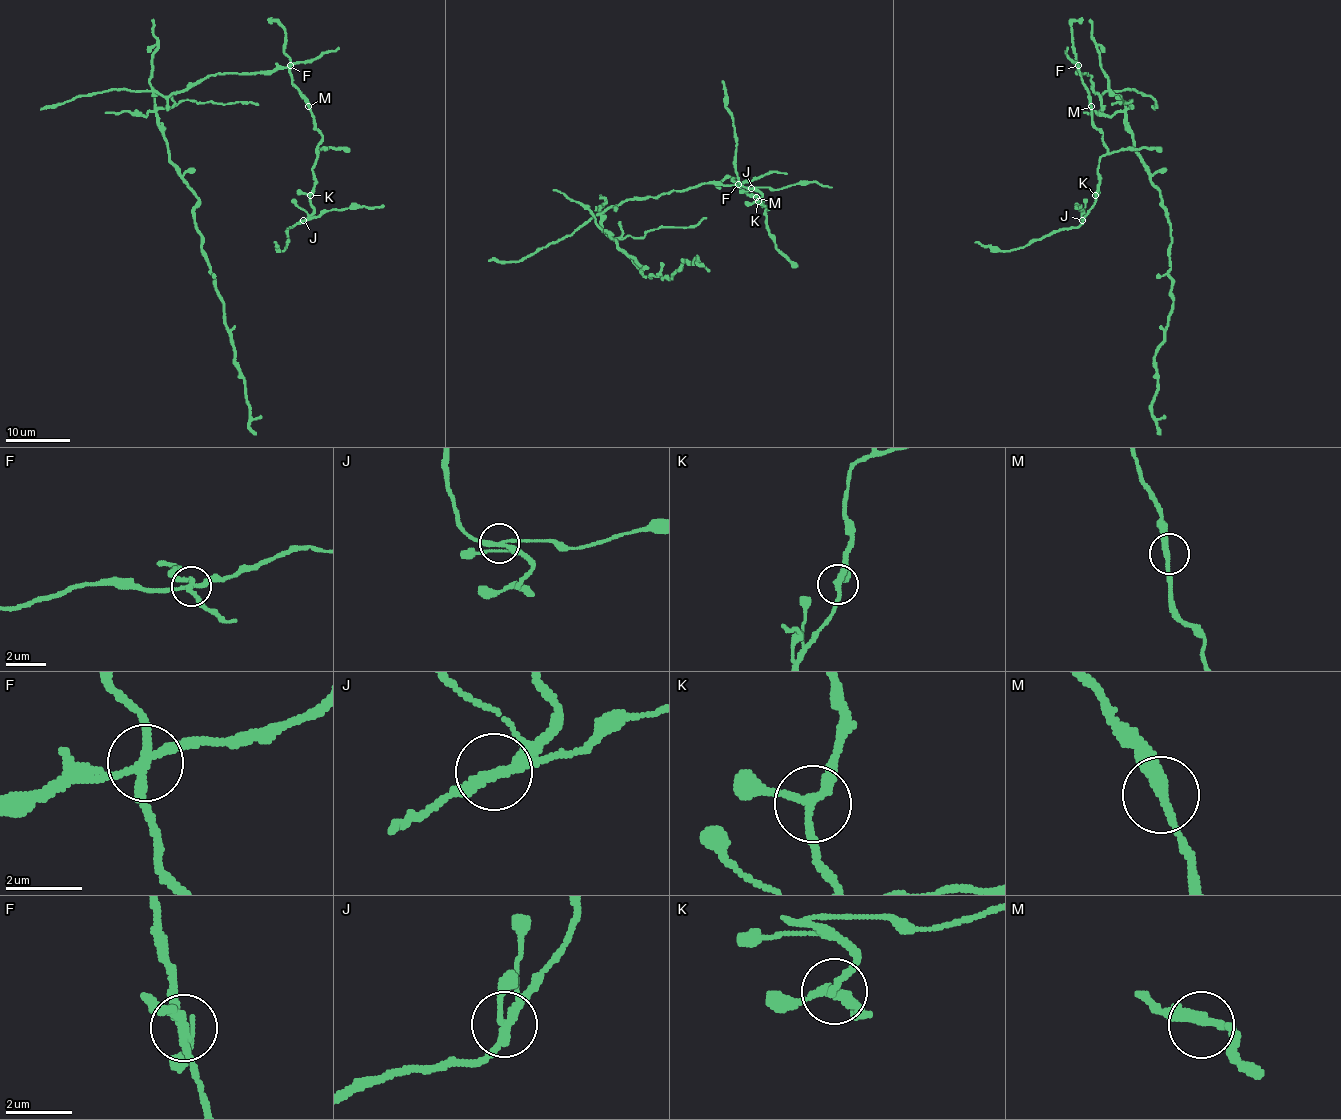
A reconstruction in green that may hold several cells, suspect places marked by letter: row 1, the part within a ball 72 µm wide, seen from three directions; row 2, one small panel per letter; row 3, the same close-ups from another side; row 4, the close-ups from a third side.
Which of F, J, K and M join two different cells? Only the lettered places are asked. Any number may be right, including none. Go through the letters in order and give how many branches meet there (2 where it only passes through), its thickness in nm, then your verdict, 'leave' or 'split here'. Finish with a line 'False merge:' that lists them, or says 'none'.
F: branches 4; calibre 240 nm; split here
J: branches 3; calibre 220 nm; split here
K: branches 3; calibre 240 nm; leave
M: branches 2; calibre 280 nm; leave
False merge: F, J

